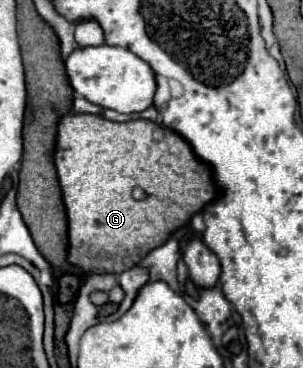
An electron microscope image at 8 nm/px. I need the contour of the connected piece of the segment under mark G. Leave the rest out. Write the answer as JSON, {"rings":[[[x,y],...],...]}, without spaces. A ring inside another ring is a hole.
{"rings":[[[64,115],[58,121],[58,135],[56,135],[56,151],[54,151],[54,163],[58,169],[58,179],[60,179],[60,189],[62,189],[62,201],[66,205],[66,217],[68,217],[68,261],[82,267],[88,273],[112,273],[118,275],[126,269],[130,269],[132,265],[138,265],[152,249],[160,247],[162,243],[168,241],[168,237],[172,235],[172,231],[180,229],[182,225],[186,225],[190,221],[190,217],[198,211],[204,209],[204,205],[208,205],[212,199],[218,197],[218,189],[212,181],[212,171],[206,163],[202,163],[200,159],[196,159],[196,155],[192,153],[190,145],[174,131],[160,127],[152,121],[146,119],[138,119],[138,121],[126,121],[126,123],[114,123],[108,121],[100,115]],[[140,187],[146,193],[146,199],[136,201],[132,197],[132,189]]]}

